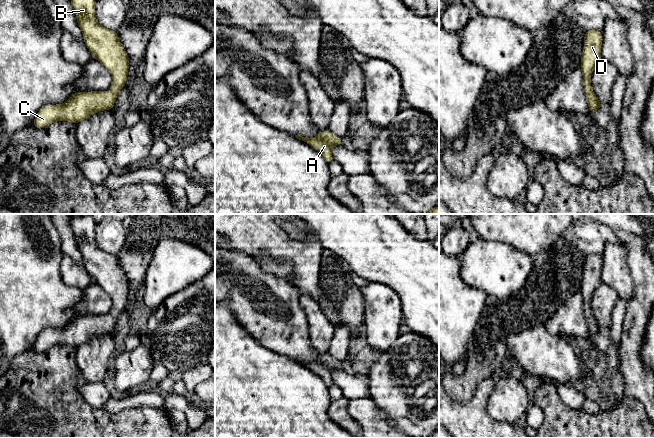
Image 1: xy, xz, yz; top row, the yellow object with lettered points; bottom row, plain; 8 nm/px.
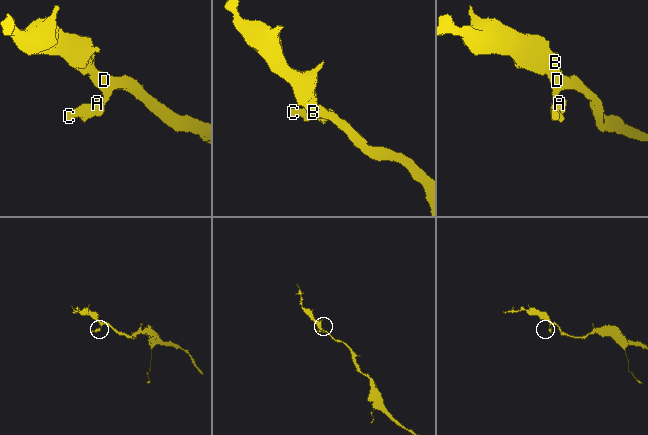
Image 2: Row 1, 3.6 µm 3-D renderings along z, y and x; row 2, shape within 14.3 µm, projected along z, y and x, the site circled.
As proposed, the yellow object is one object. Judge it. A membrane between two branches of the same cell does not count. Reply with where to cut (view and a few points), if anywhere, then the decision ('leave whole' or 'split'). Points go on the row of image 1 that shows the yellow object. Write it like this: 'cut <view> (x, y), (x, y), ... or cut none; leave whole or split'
cut none; leave whole

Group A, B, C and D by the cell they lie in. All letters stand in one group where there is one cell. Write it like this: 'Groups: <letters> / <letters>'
Groups: A B C D

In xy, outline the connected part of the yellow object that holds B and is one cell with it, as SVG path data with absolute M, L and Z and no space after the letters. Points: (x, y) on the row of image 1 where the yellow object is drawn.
M70 0L78 26L84 35L84 44L93 57L111 72L111 91L75 92L63 104L45 105L38 111L33 121L36 128L48 127L55 121L69 121L77 124L93 113L102 110L112 111L118 92L125 87L129 57L116 30L104 28L97 22L95 1Z

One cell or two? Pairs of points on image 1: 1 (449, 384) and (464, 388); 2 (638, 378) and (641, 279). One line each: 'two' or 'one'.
1: one
2: one

